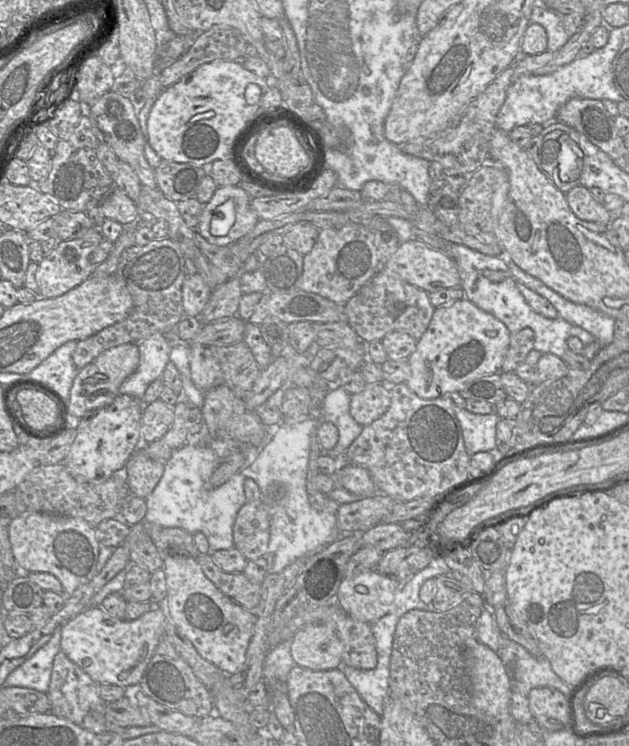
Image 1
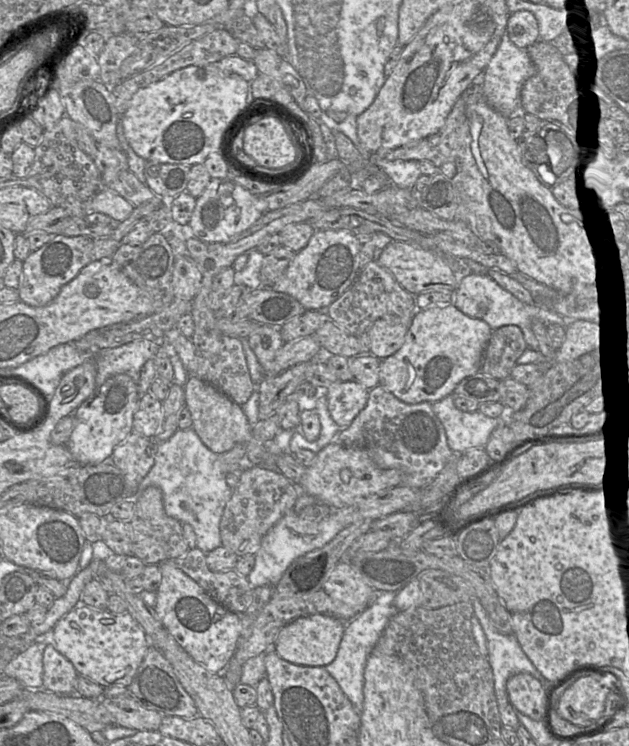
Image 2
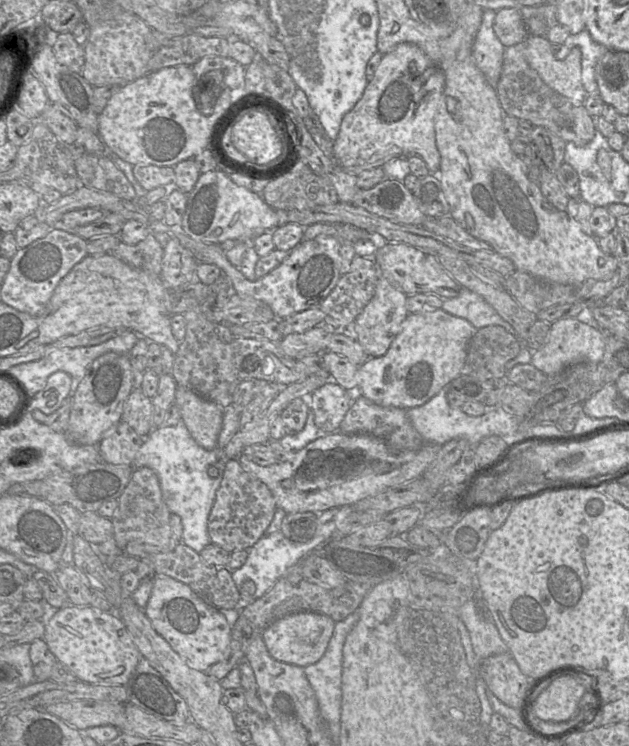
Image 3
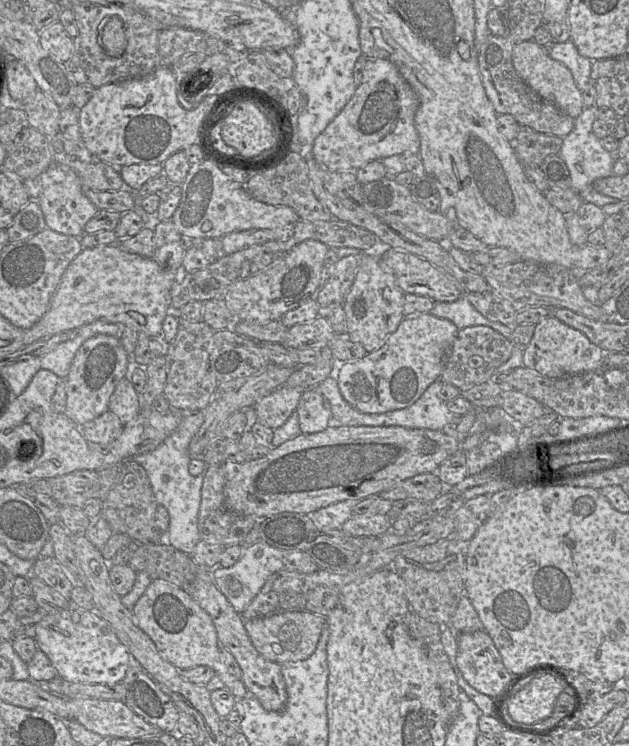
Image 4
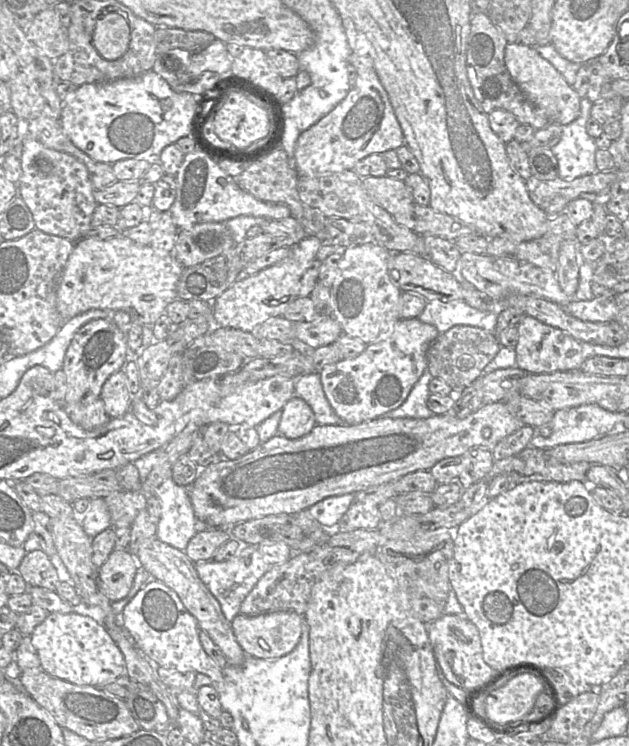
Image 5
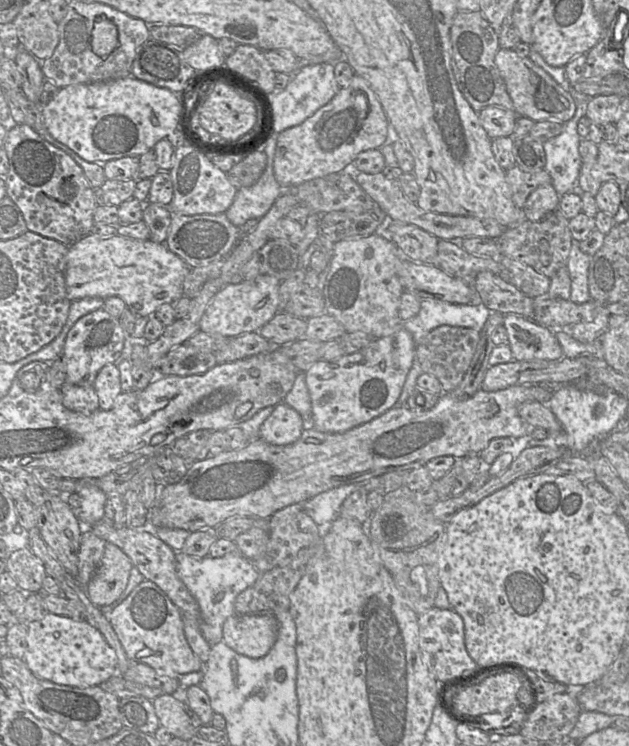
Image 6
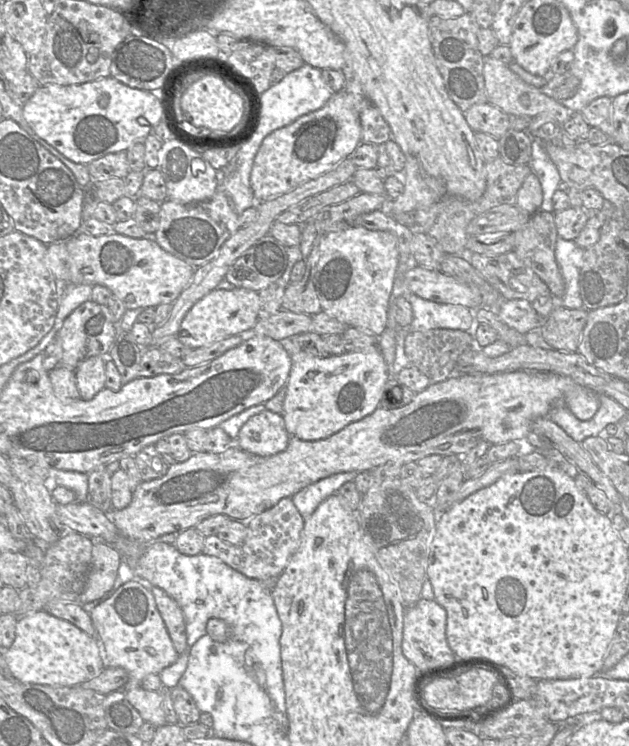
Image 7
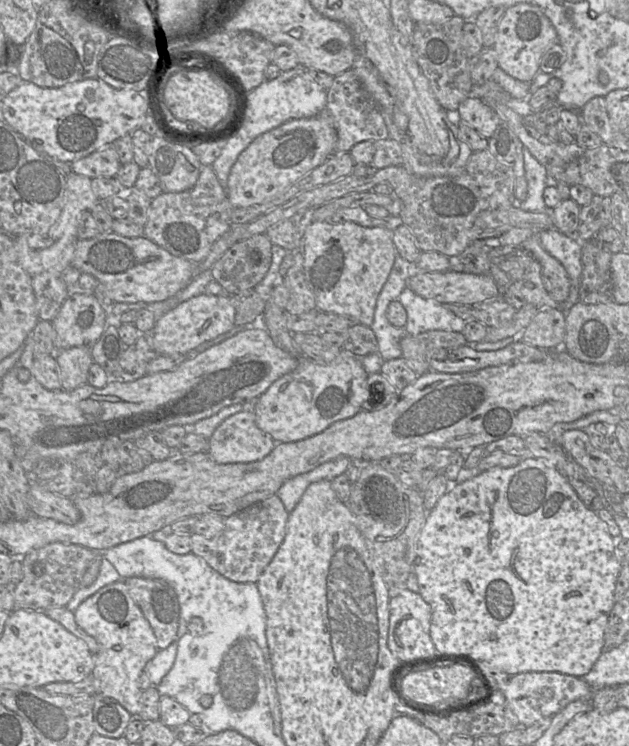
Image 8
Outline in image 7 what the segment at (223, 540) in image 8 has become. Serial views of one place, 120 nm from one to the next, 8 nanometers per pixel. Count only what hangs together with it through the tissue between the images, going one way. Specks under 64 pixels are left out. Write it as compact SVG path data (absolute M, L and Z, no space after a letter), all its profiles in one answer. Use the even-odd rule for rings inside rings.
M282 498L276 505L245 522L247 535L241 545L229 544L217 536L206 536L202 554L214 556L225 564L258 581L269 581L285 570L300 547L305 518L291 498Z

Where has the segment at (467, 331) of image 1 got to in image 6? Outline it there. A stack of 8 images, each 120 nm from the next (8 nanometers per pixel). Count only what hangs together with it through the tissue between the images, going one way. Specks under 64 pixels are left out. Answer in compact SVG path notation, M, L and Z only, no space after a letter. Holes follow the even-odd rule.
M402 326L388 336L372 339L365 348L356 353L345 354L331 362L319 359L304 372L312 407L311 420L306 428L314 428L324 433L343 433L371 421L396 406L414 359L413 337Z

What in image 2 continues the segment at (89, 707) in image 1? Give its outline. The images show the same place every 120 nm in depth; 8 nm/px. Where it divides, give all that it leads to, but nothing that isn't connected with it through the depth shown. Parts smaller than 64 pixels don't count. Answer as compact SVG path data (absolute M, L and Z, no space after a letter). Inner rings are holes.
M49 643L43 651L43 687L58 695L76 694L74 682L78 676L73 664Z

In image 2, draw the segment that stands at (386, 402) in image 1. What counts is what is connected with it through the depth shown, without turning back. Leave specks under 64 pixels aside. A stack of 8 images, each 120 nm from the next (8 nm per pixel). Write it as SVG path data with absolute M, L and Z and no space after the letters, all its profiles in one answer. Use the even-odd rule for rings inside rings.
M336 381L326 392L329 413L334 422L345 429L366 406L369 390L356 381Z

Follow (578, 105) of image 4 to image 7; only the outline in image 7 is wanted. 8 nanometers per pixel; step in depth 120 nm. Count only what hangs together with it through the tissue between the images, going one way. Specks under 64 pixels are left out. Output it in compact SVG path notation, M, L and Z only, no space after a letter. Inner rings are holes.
M492 57L484 58L483 76L488 103L498 107L511 117L529 116L531 118L542 112L548 112L561 125L570 119L573 112L549 93L527 84L508 65Z

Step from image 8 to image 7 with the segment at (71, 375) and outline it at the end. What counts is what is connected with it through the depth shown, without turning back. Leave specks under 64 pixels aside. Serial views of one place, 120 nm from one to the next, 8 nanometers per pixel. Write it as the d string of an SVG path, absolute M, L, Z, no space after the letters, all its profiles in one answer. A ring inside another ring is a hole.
M93 356L82 361L74 370L80 398L91 400L105 387L107 357Z

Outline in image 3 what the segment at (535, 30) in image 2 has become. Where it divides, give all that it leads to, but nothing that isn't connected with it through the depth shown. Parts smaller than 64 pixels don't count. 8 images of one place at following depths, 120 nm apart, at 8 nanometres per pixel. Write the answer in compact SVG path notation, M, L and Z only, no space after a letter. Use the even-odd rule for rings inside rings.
M517 8L497 10L493 29L495 35L505 47L521 43L529 36L525 20Z

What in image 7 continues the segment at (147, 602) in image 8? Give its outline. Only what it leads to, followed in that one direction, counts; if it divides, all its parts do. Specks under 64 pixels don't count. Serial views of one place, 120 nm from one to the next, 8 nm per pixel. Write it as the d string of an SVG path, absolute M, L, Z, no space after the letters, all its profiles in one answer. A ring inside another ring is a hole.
M150 586L157 609L164 621L175 650L182 654L187 652L186 622L182 609L165 591L156 586Z

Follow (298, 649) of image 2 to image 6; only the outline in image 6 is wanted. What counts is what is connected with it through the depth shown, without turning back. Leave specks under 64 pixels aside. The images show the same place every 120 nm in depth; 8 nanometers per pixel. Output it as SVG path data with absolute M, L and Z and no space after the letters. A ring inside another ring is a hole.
M273 614L238 615L226 619L222 642L249 658L266 656L276 642L278 621Z

